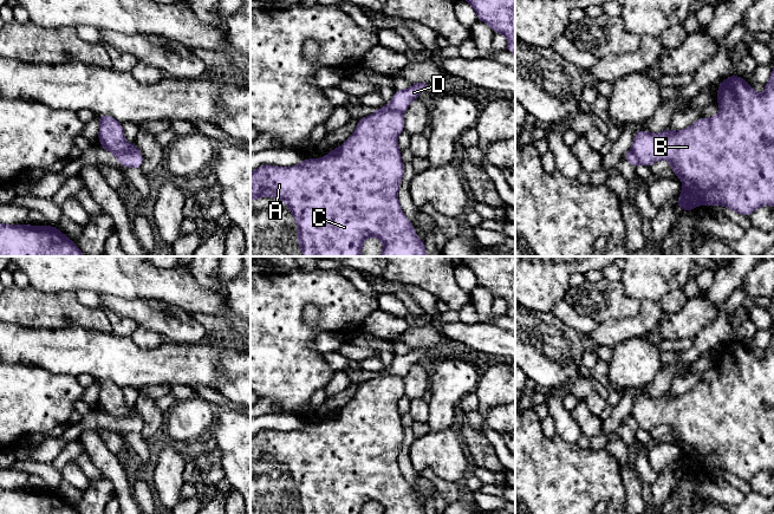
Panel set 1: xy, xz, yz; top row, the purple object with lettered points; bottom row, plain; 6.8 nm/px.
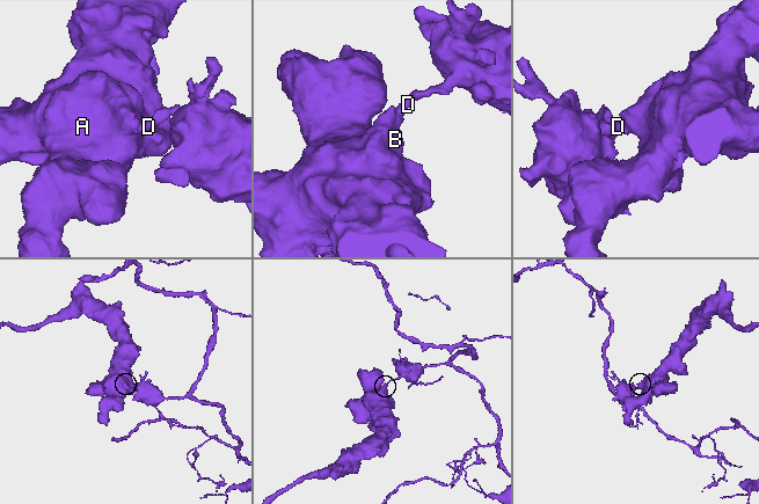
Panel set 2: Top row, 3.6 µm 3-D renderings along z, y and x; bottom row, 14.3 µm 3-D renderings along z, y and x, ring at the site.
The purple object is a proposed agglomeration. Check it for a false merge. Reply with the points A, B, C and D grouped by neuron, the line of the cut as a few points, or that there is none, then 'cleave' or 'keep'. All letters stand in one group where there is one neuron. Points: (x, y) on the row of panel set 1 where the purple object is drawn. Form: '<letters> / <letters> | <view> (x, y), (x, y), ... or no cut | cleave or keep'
A B C / D | xz (383, 106), (386, 110), (402, 114) | cleave

